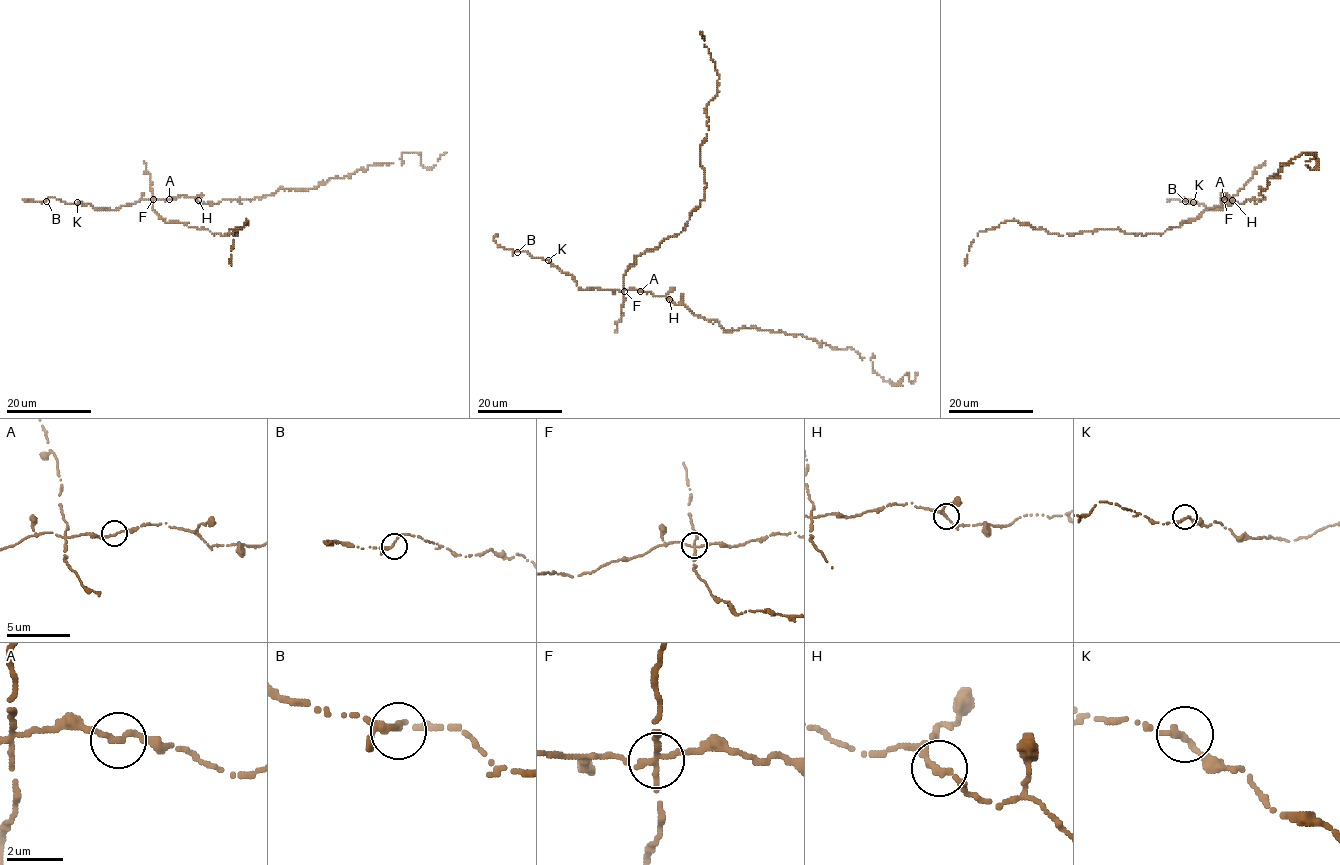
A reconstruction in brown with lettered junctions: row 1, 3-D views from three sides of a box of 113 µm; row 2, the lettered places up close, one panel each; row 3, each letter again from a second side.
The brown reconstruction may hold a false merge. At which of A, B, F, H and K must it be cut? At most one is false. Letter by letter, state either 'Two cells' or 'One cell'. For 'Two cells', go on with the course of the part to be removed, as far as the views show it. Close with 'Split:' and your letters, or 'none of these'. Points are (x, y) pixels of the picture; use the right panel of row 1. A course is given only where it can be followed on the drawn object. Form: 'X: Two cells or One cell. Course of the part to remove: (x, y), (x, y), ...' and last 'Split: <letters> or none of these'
A: One cell
B: One cell
F: Two cells. Course of the part to remove: (1224, 200), (1196, 219), (1162, 234), (1110, 228), (1062, 235), (1009, 220), (978, 233), (965, 266)
H: One cell
K: One cell
Split: F

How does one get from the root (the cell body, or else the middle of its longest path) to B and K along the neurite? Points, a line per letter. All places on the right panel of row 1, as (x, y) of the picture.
B: (1222, 199), (1222, 210), (1207, 209), (1195, 202), (1191, 204), (1185, 197), (1185, 201)
K: (1222, 199), (1222, 210), (1207, 209), (1203, 204), (1193, 202)

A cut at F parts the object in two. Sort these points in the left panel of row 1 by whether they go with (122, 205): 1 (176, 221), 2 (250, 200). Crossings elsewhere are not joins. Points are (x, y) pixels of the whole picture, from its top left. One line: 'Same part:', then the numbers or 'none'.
Same part: 2

